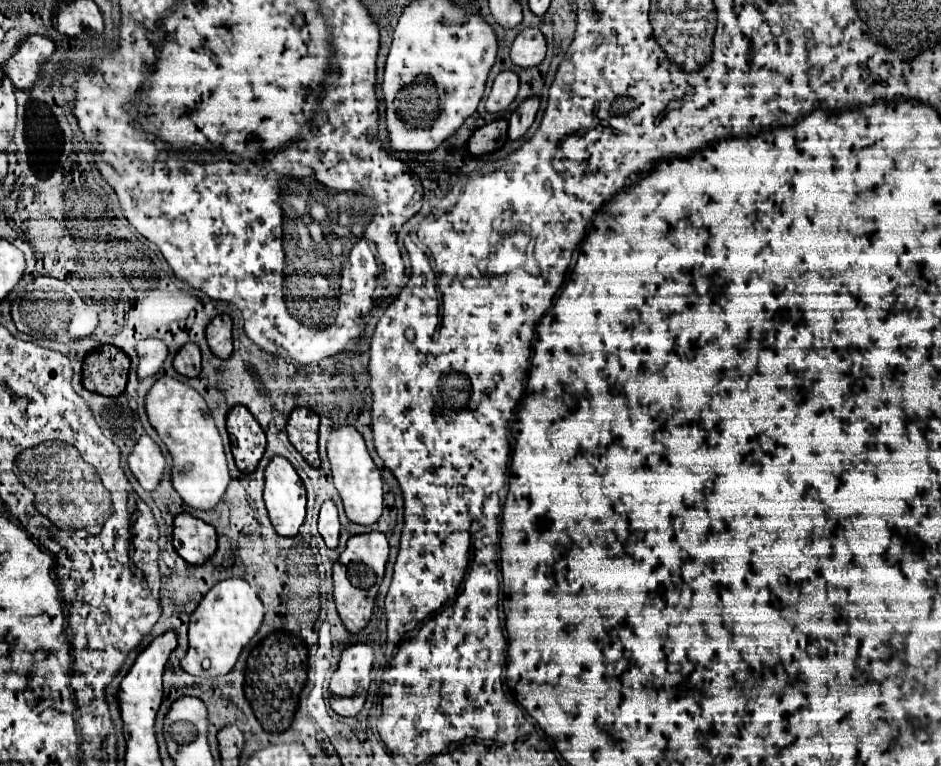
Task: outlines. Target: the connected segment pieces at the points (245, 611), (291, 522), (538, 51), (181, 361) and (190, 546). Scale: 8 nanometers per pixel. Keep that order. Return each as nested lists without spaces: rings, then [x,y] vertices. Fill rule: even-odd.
[[[226,579],[216,583],[200,601],[196,611],[190,615],[188,629],[188,653],[180,661],[182,669],[198,677],[226,675],[238,661],[240,651],[256,635],[264,617],[262,601],[256,597],[252,587],[244,579]],[[208,659],[210,667],[204,669],[202,661]]]
[[[274,457],[266,467],[264,503],[276,533],[296,537],[306,515],[306,489],[296,469],[284,457]]]
[[[526,27],[512,43],[510,57],[518,67],[534,67],[546,55],[546,39],[538,27]]]
[[[186,343],[174,357],[174,369],[184,377],[200,375],[200,349],[194,343]]]
[[[180,513],[174,517],[172,545],[186,563],[200,565],[216,551],[216,531],[190,513]]]

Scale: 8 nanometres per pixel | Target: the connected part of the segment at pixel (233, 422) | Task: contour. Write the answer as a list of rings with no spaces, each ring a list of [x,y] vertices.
[[[236,405],[226,415],[226,429],[230,435],[236,467],[242,473],[252,473],[266,447],[266,435],[262,427],[246,407]]]

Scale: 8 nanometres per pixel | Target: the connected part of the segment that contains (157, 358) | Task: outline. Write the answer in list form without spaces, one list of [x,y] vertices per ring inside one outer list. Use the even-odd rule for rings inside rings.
[[[144,339],[144,341],[138,341],[136,353],[138,353],[138,361],[140,361],[138,377],[144,379],[144,377],[154,375],[162,367],[162,363],[168,355],[168,349],[166,349],[164,341],[160,341],[160,339]]]

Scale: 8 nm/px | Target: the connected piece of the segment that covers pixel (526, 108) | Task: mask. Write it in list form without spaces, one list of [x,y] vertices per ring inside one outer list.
[[[534,95],[534,97],[528,97],[526,101],[522,101],[510,115],[510,121],[508,121],[508,137],[510,139],[518,139],[522,137],[528,127],[534,123],[534,117],[536,117],[536,111],[538,111],[538,105],[540,105],[540,97]]]

